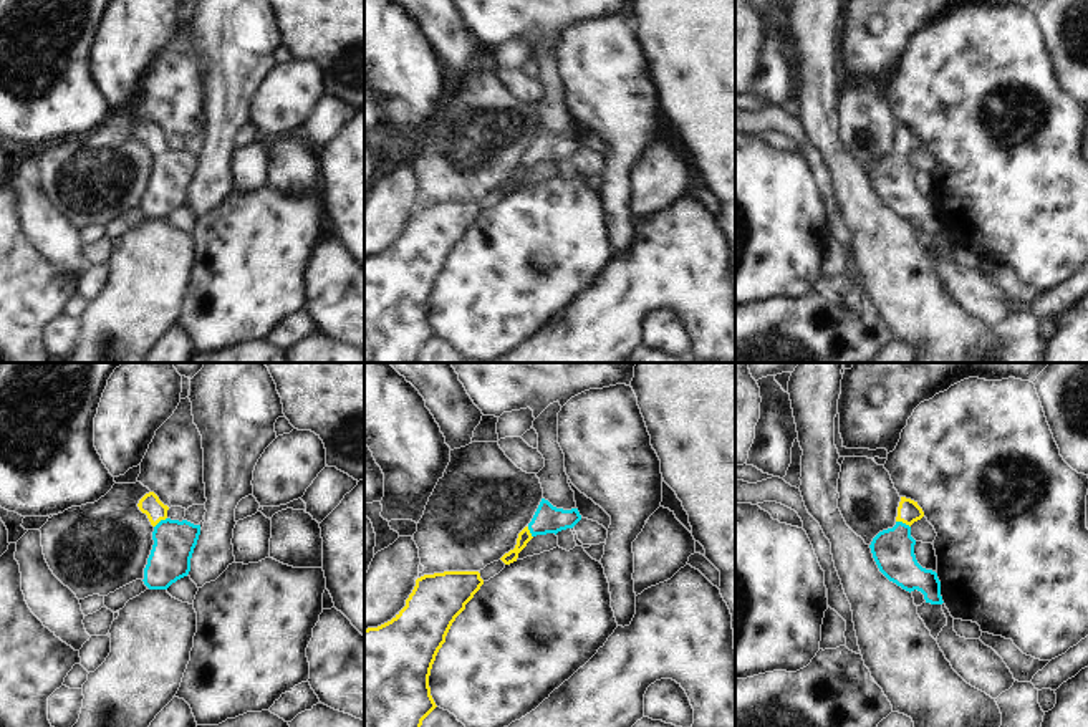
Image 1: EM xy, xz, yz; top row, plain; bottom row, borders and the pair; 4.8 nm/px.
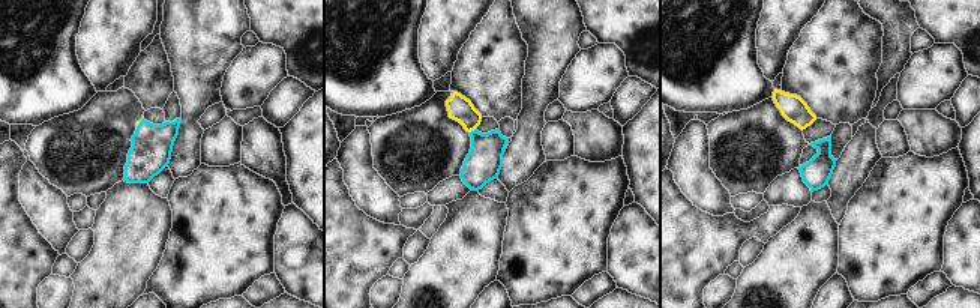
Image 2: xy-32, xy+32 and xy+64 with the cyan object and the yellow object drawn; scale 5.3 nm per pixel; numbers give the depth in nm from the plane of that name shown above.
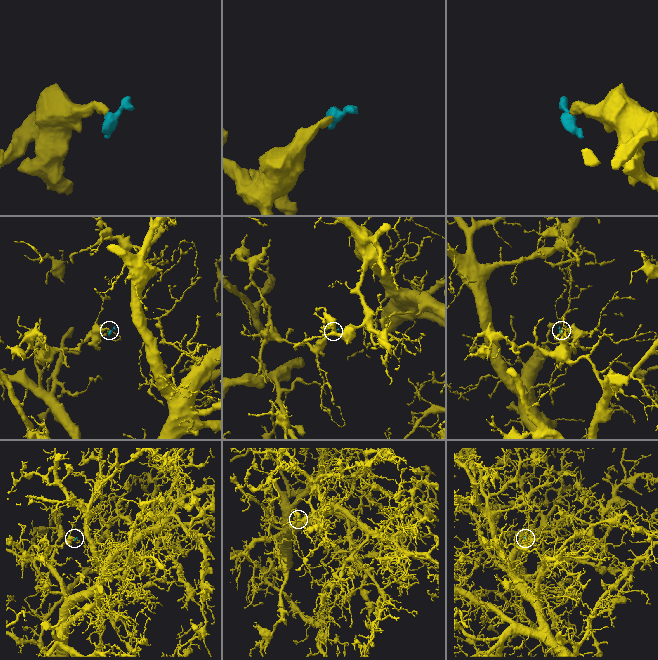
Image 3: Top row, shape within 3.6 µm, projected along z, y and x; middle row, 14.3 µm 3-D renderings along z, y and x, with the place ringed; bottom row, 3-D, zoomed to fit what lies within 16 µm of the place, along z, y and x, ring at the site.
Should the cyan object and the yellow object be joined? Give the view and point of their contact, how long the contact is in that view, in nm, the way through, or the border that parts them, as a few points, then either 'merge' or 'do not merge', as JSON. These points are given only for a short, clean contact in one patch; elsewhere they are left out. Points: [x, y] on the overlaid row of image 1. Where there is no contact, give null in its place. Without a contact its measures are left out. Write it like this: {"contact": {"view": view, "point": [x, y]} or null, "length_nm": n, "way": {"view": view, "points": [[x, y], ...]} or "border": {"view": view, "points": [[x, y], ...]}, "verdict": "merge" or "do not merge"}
{"contact": {"view": "yz", "point": [901, 522]}, "length_nm": 80, "way": {"view": "yz", "points": [[893, 550], [901, 532], [901, 522], [908, 512]]}, "verdict": "merge"}

